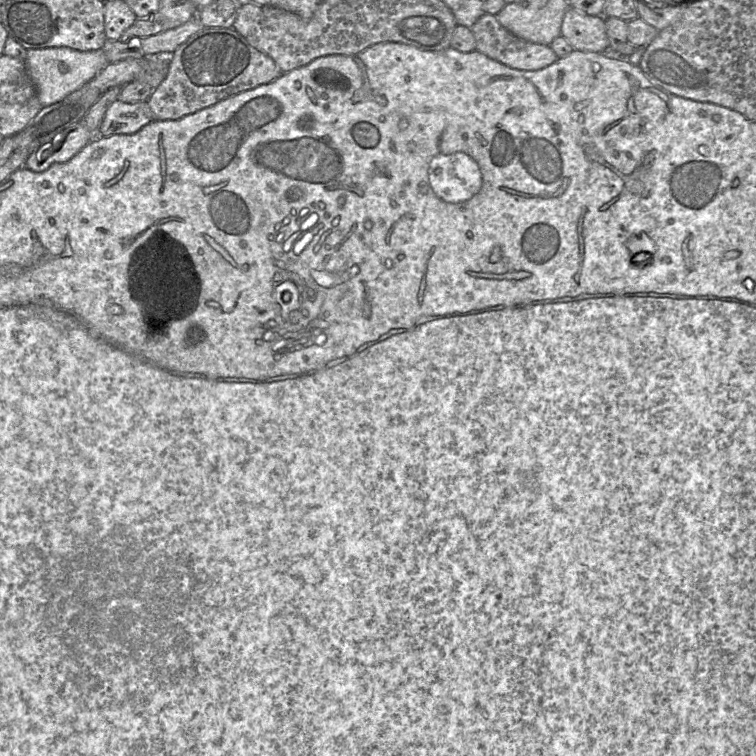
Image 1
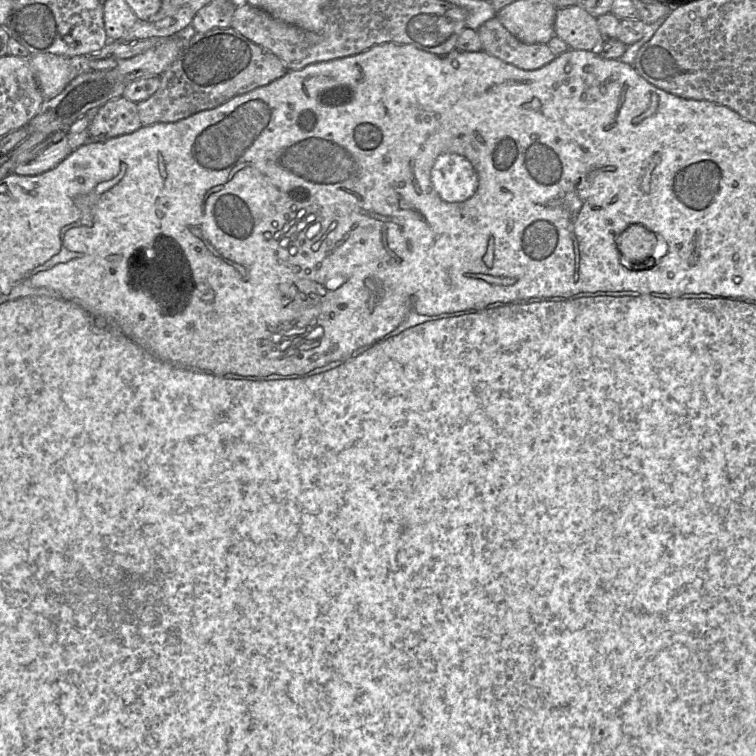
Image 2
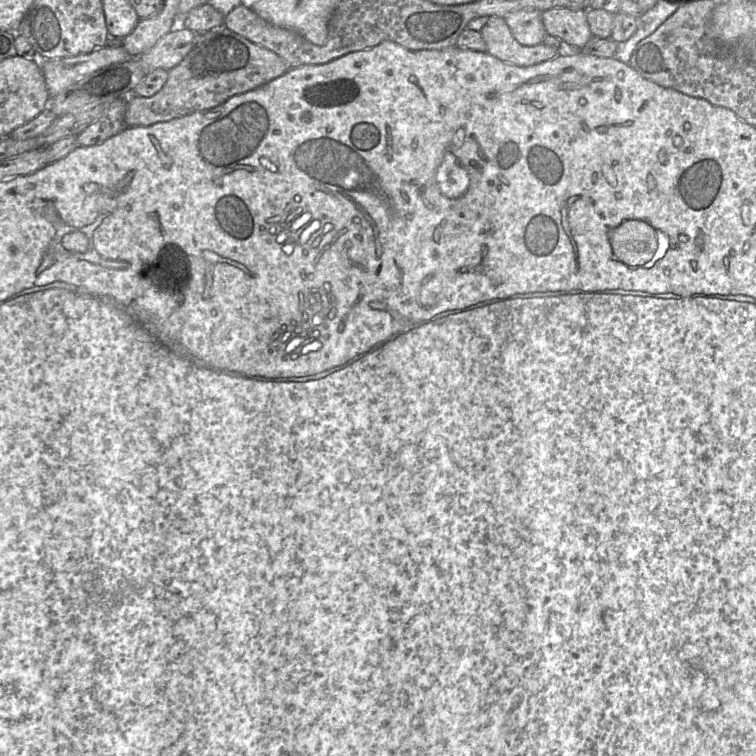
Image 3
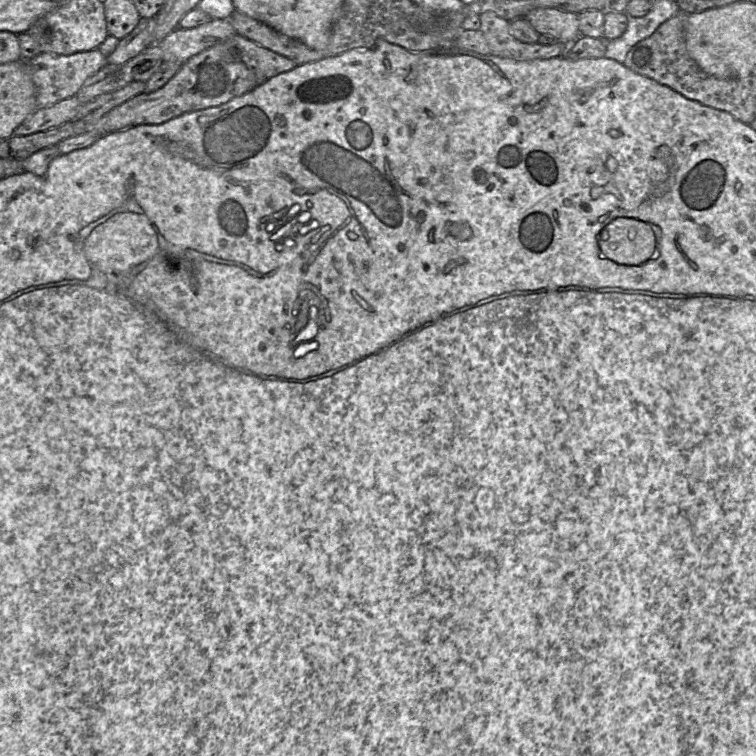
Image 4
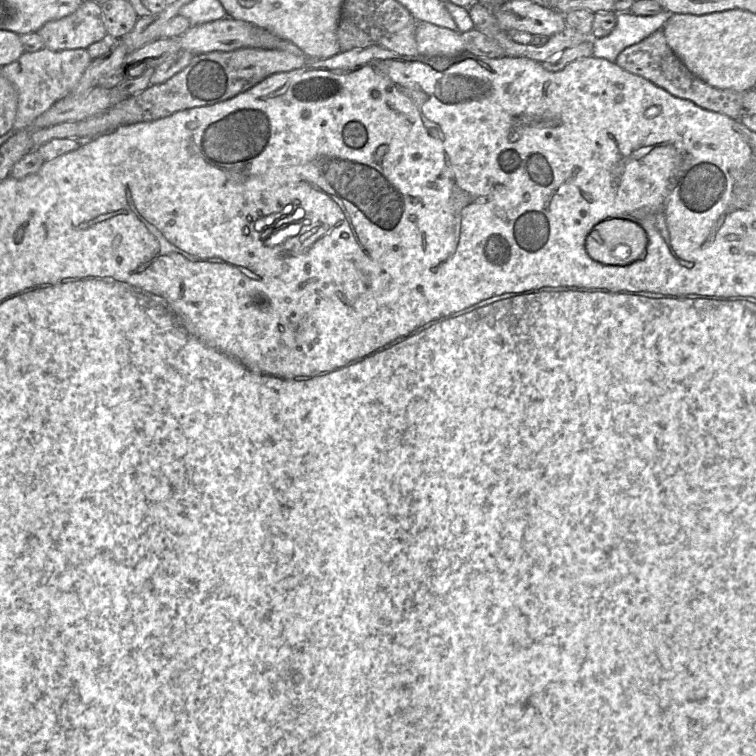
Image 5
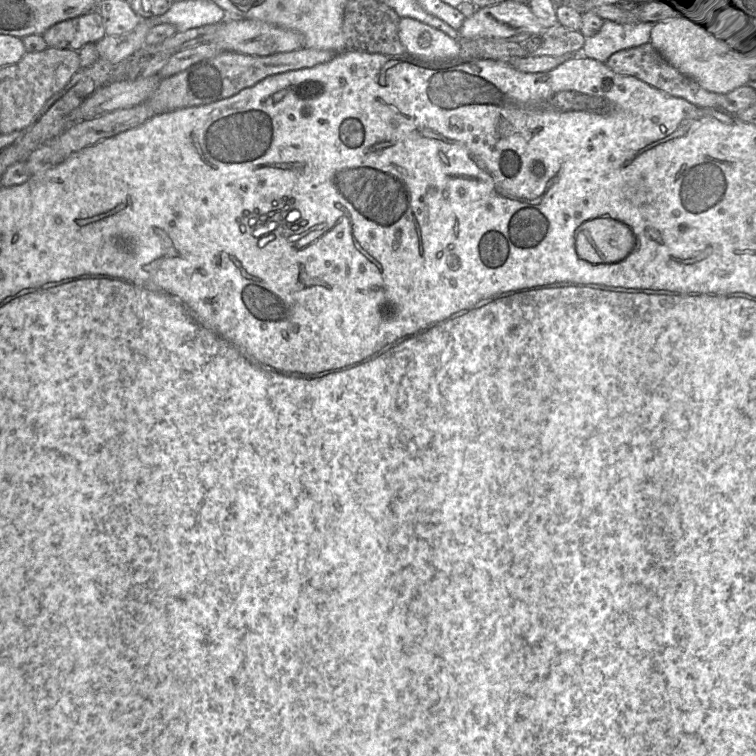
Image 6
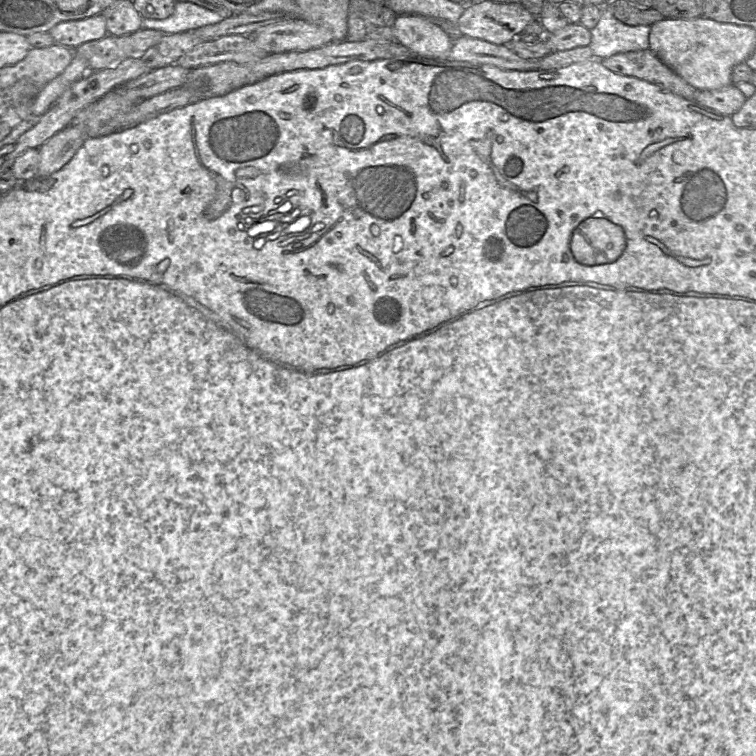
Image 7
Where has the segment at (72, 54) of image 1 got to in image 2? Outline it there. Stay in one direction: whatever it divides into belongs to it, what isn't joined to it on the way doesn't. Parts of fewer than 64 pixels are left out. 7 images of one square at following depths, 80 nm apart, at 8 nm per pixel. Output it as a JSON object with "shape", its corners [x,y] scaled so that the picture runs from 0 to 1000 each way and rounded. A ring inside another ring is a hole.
{"shape":[[[50,70],[42,71],[40,79],[50,114],[61,132],[79,124],[106,98],[87,74]]]}

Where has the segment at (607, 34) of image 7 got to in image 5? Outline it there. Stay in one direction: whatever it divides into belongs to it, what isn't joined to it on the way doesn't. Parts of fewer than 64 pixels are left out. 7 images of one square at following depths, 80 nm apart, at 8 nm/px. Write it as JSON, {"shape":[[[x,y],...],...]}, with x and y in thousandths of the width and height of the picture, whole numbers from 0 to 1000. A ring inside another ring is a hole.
{"shape":[[[880,12],[864,21],[844,21],[835,16],[816,17],[816,29],[808,44],[784,52],[783,74],[813,82],[827,63],[848,56],[870,38],[876,38],[890,19]]]}

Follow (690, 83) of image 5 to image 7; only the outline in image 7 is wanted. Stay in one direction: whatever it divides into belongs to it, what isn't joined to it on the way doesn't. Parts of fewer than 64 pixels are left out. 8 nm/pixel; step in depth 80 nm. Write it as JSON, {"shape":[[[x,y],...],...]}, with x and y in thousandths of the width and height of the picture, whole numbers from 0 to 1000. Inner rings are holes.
{"shape":[[[860,65],[817,70],[796,78],[795,83],[813,97],[853,106],[909,132],[918,132],[921,116],[878,85]]]}

